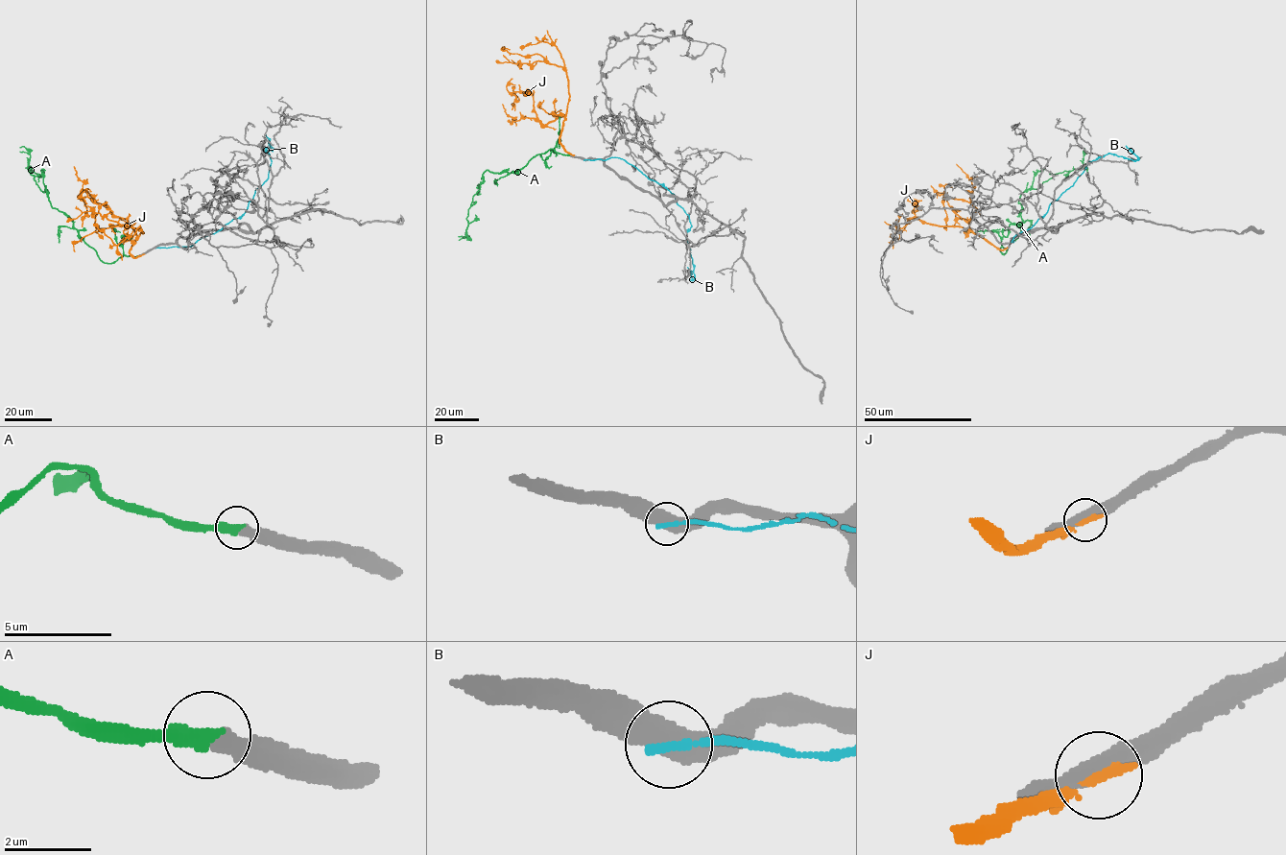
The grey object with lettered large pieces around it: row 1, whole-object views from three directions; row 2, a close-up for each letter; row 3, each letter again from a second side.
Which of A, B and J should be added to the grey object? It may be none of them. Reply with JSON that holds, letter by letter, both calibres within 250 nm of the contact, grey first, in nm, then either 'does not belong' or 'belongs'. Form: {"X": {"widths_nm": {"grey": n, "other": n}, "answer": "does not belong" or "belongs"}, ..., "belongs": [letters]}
{"A": {"widths_nm": {"grey": 440, "other": 400}, "answer": "does not belong"}, "B": {"widths_nm": {"grey": 500, "other": 200}, "answer": "does not belong"}, "J": {"widths_nm": {"grey": 480, "other": 300}, "answer": "does not belong"}, "belongs": []}

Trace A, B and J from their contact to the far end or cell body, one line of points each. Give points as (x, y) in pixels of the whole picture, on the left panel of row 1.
A: (138, 255), (124, 254), (104, 263), (73, 222), (52, 206), (28, 169), (30, 153), (19, 148)
B: (155, 248), (192, 246), (243, 215), (268, 178), (271, 163), (265, 151), (269, 144), (272, 148), (266, 134)
J: (142, 254), (134, 257), (130, 252), (144, 233), (124, 225), (100, 228), (83, 236), (73, 245), (75, 251)

